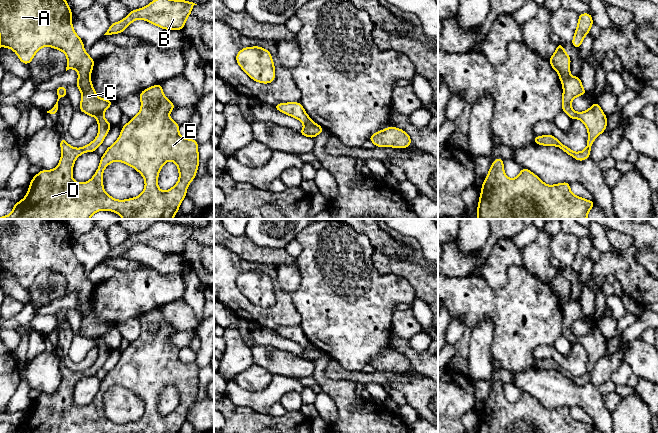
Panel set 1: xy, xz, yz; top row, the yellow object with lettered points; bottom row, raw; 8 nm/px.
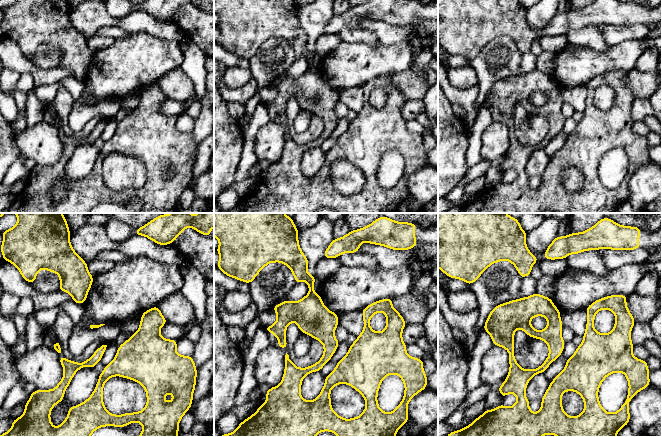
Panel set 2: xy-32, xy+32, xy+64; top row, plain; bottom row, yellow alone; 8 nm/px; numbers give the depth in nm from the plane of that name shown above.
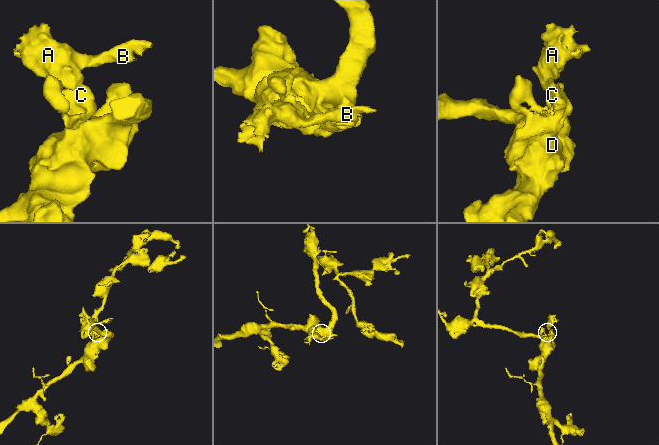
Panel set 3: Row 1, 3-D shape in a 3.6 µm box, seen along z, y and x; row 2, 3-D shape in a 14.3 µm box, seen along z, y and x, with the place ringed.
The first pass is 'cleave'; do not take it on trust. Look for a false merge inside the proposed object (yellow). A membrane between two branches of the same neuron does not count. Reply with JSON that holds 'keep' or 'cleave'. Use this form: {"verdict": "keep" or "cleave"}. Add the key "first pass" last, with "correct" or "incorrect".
{"verdict": "cleave", "first pass": "correct"}

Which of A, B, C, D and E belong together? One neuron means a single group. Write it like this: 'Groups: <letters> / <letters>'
Groups: A B / C D E

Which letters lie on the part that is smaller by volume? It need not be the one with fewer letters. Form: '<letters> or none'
A, B

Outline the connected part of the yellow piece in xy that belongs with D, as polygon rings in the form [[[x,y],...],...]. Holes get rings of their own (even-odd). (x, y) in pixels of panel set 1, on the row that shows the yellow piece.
[[[91,78],[75,84],[81,91],[80,111],[90,117],[97,117],[99,125],[97,137],[81,148],[70,146],[63,137],[60,139],[61,158],[58,166],[53,170],[41,170],[29,184],[26,196],[14,204],[12,212],[0,219],[90,219],[101,210],[119,214],[122,219],[173,219],[180,204],[186,197],[188,185],[195,178],[199,166],[199,145],[195,139],[183,138],[179,134],[179,124],[169,117],[169,113],[176,107],[163,93],[162,84],[153,85],[139,94],[141,108],[139,113],[130,119],[121,129],[116,142],[107,147],[101,156],[100,164],[94,176],[87,182],[78,183],[72,177],[75,160],[83,153],[95,152],[103,144],[110,131],[111,124],[104,118],[112,100],[99,98],[92,86]],[[119,161],[133,167],[144,178],[144,191],[135,198],[117,200],[108,195],[103,187],[103,171],[112,162]],[[167,161],[173,161],[179,171],[178,182],[169,190],[161,191],[158,187],[158,175]]]

